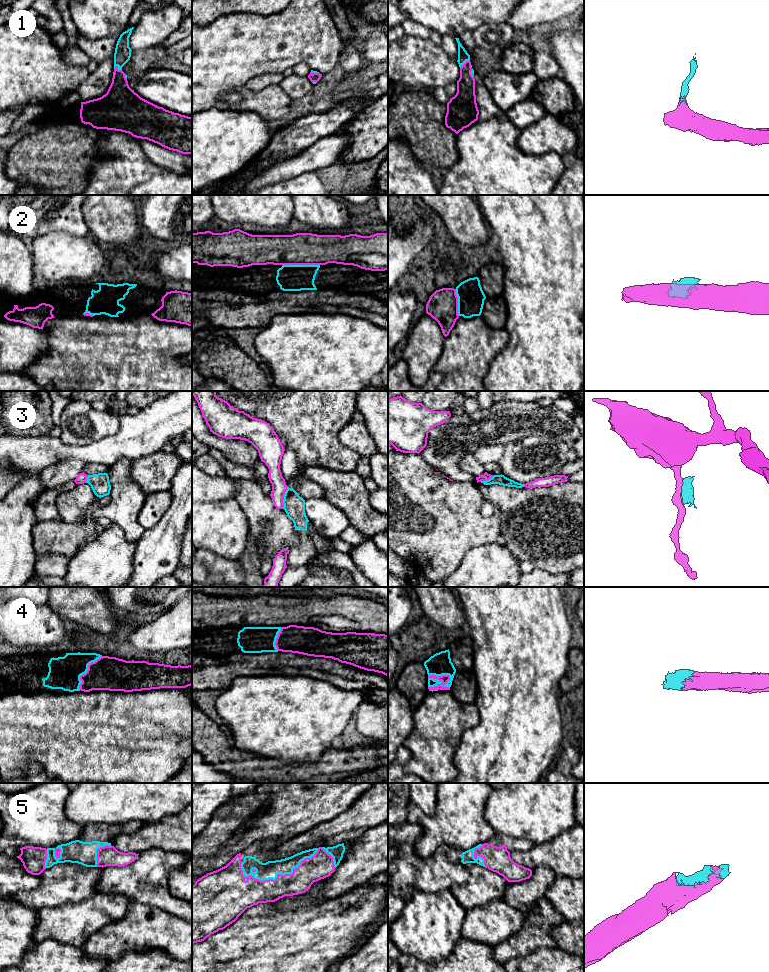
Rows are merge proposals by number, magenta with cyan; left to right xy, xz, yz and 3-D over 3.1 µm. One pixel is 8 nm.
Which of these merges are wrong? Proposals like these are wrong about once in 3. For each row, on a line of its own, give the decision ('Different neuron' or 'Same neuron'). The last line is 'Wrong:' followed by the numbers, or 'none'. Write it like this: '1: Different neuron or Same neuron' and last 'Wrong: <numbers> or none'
1: Same neuron
2: Different neuron
3: Different neuron
4: Same neuron
5: Same neuron
Wrong: 2, 3

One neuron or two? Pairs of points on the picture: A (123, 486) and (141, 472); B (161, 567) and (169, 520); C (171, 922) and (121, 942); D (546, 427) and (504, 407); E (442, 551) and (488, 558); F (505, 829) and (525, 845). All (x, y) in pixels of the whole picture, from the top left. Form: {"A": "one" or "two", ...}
{"A": "two", "B": "one", "C": "one", "D": "one", "E": "two", "F": "two"}

